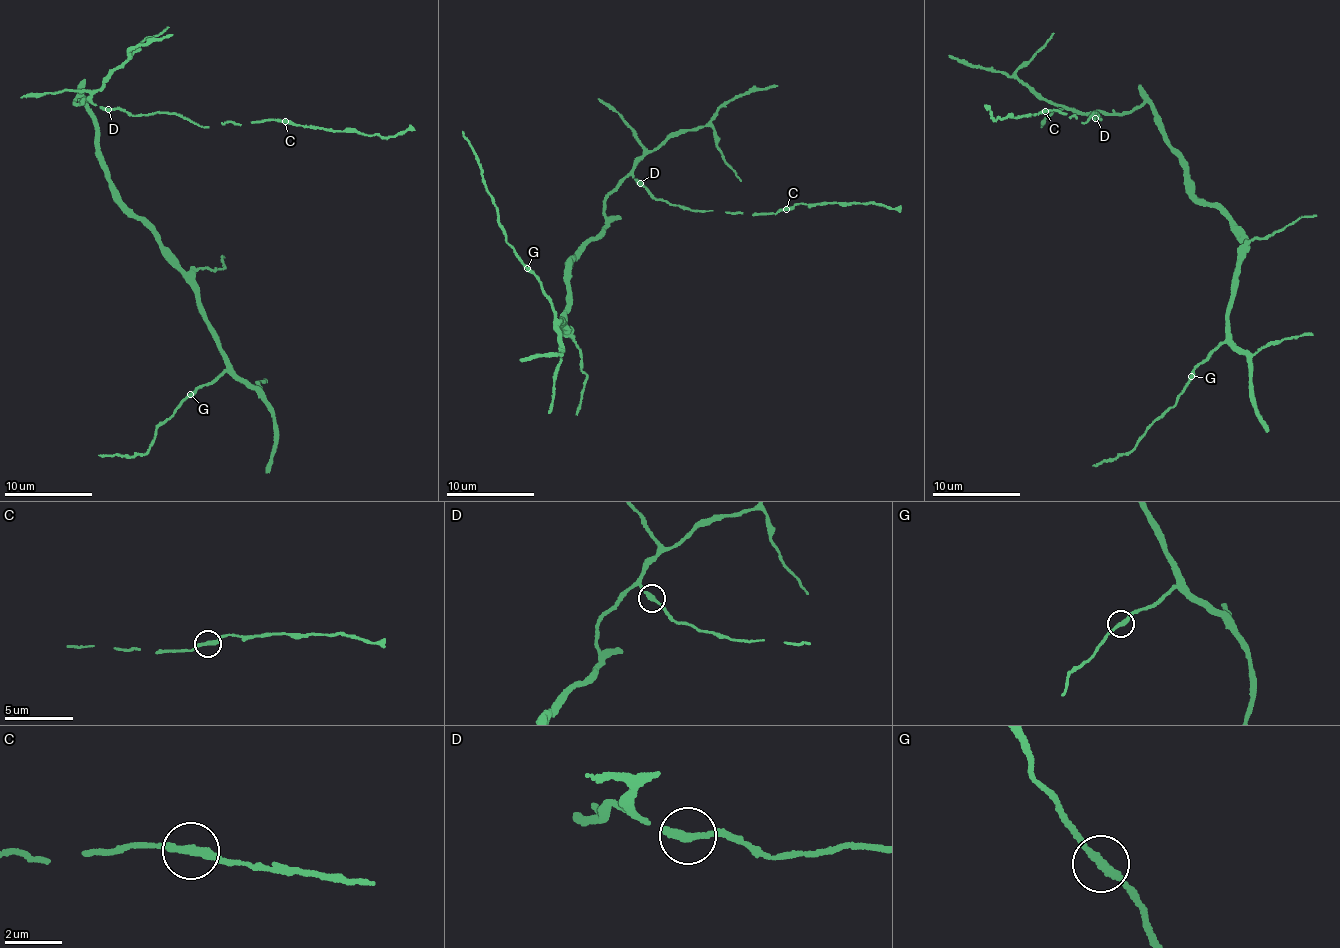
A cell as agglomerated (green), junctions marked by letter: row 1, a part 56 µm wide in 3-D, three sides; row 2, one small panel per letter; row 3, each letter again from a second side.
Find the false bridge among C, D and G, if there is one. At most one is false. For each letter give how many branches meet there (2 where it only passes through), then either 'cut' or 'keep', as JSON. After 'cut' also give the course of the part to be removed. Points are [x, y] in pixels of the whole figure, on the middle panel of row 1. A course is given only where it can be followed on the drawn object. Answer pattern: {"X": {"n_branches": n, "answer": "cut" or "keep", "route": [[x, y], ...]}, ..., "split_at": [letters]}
{"C": {"n_branches": 2, "answer": "keep"}, "D": {"n_branches": 2, "answer": "keep"}, "G": {"n_branches": 2, "answer": "keep"}, "split_at": []}

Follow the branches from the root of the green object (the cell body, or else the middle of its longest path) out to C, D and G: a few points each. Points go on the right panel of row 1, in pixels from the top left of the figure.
C: (1179, 153), (1149, 102), (1120, 114), (1097, 110), (1092, 116), (1100, 118), (1092, 112), (1085, 123), (1045, 111)
D: (1179, 153), (1167, 139), (1161, 118), (1149, 102), (1120, 114), (1097, 110), (1092, 114), (1095, 118)
G: (1179, 153), (1186, 183), (1199, 200), (1220, 209), (1243, 245), (1227, 336), (1196, 363), (1191, 376)

